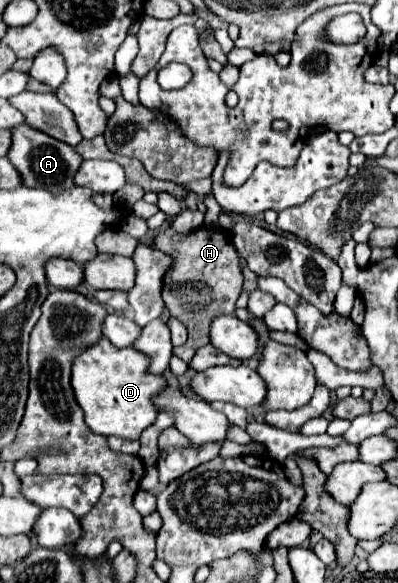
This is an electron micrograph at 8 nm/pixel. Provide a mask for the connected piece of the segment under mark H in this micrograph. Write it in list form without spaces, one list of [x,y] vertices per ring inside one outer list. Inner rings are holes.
[[[201,227],[193,235],[175,233],[171,229],[161,231],[153,237],[153,249],[169,255],[173,263],[163,275],[163,301],[173,317],[177,317],[189,331],[185,345],[175,347],[173,351],[189,363],[189,357],[203,345],[209,343],[209,325],[219,315],[233,315],[235,301],[243,291],[243,275],[239,269],[239,255],[223,229]]]

